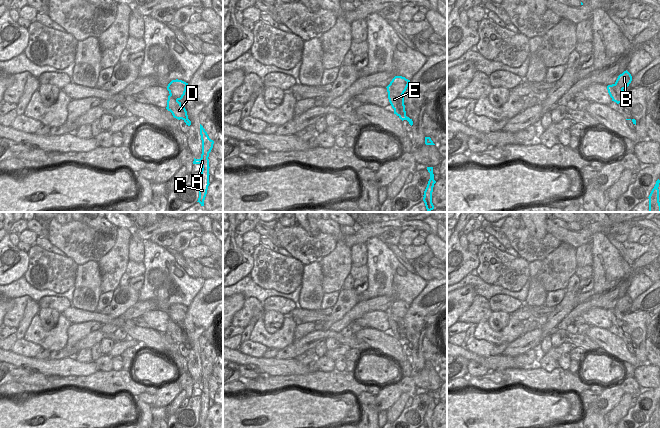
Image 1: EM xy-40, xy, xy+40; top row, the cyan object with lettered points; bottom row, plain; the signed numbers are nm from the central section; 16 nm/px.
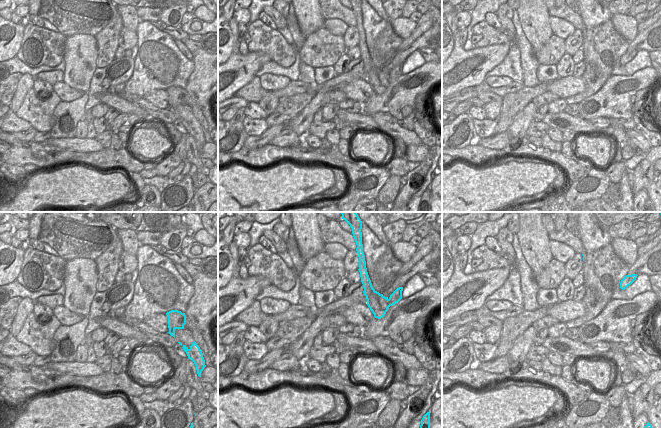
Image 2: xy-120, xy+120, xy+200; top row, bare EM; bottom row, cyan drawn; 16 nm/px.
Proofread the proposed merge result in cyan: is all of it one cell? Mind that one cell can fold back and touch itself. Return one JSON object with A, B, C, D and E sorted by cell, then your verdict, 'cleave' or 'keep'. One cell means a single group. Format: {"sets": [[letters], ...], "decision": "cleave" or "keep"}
{"sets": [["A", "C", "D", "E"], ["B"]], "decision": "cleave"}

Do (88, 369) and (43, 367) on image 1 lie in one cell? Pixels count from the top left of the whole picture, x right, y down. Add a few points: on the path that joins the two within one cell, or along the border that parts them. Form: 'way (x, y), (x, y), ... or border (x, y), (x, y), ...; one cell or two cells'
way (77, 368), (54, 367); one cell

